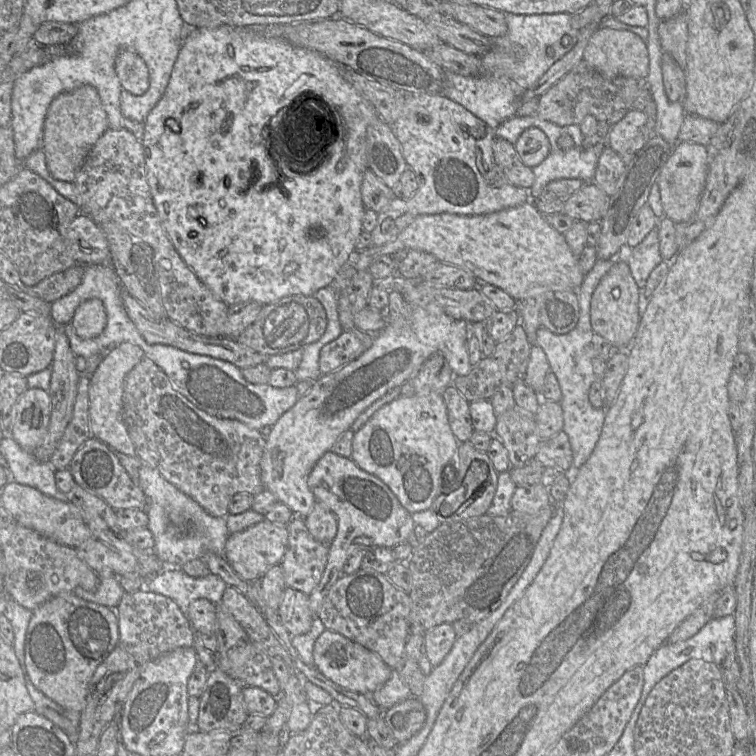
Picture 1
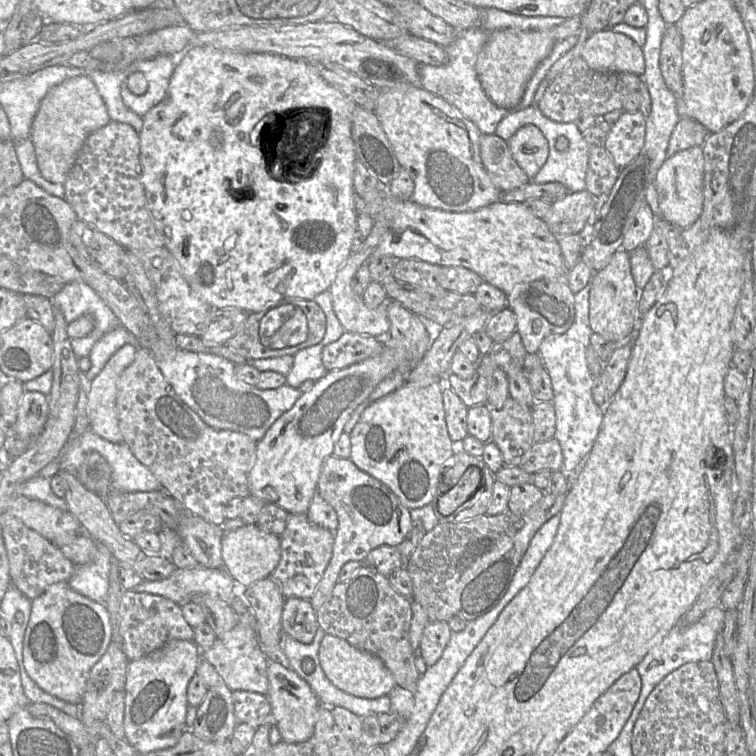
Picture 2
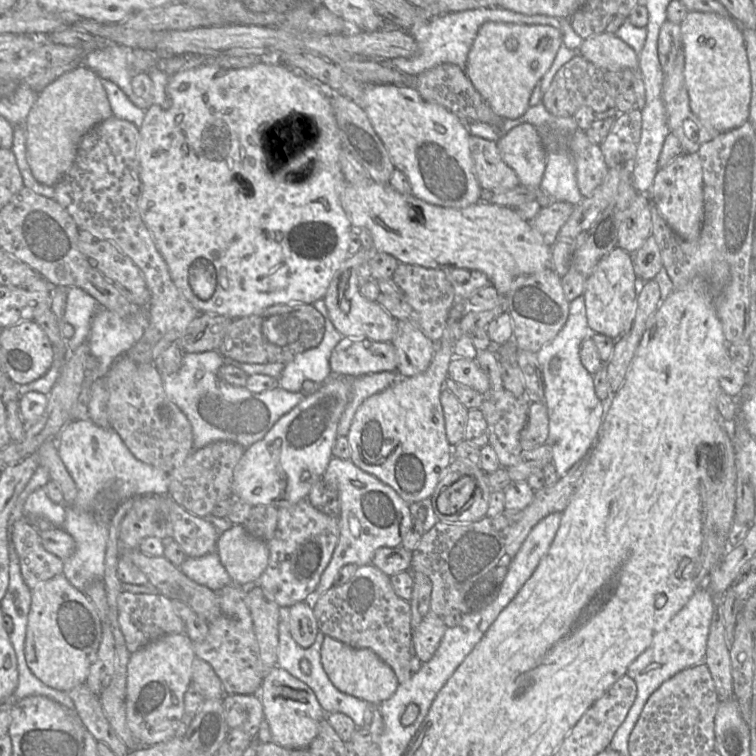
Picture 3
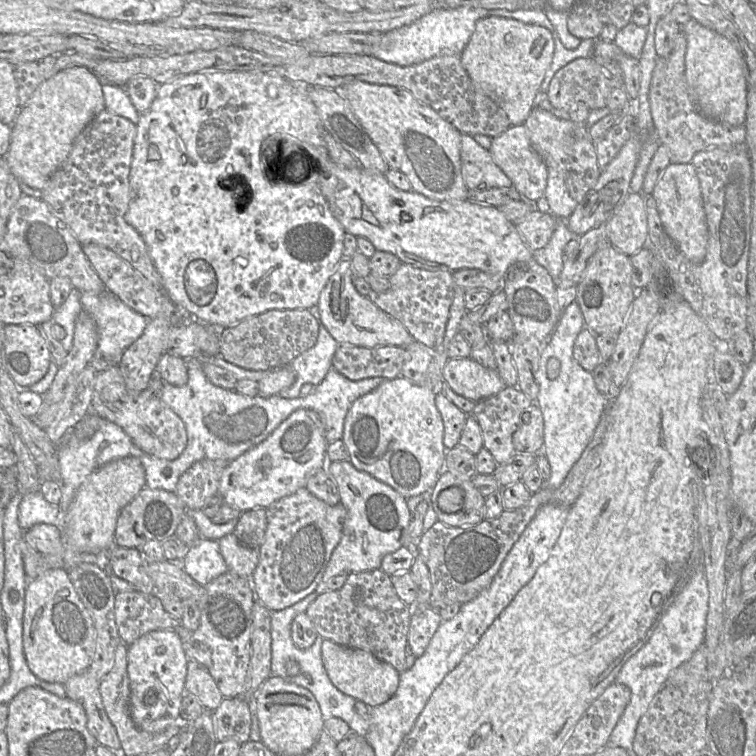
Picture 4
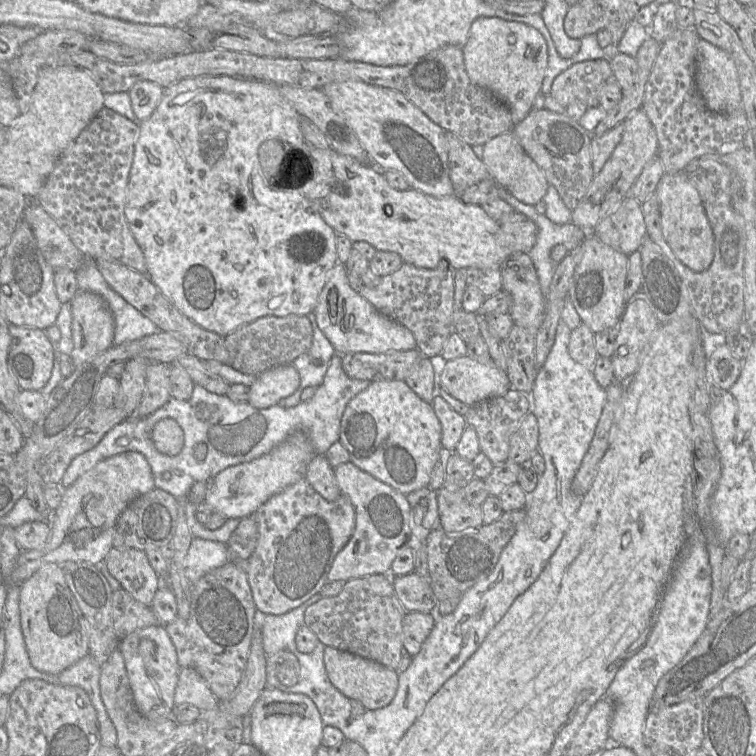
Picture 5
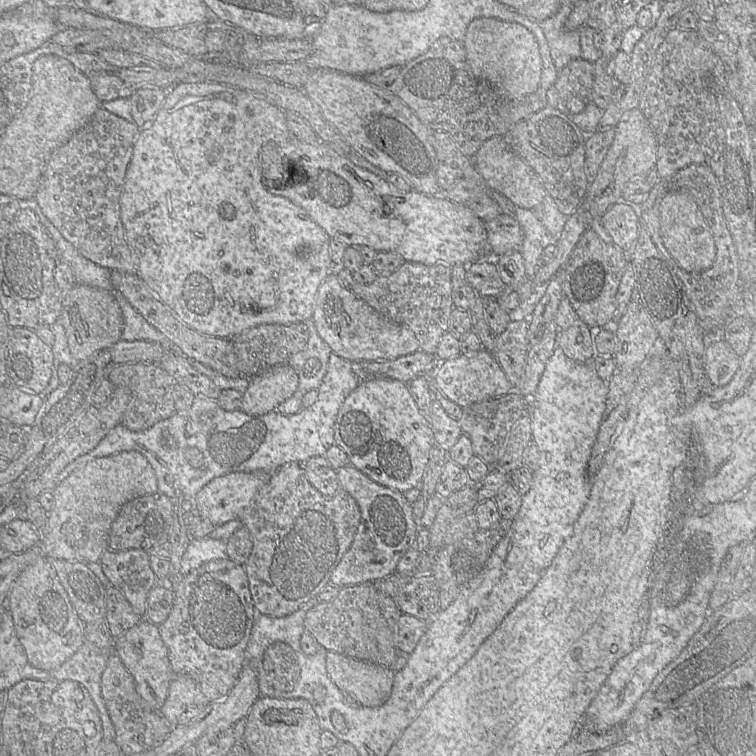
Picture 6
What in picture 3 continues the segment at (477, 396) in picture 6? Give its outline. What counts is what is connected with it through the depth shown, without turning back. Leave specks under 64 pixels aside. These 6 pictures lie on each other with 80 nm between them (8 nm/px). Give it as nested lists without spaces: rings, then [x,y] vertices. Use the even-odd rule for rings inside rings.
[[[454,356],[448,367],[448,377],[483,395],[490,390],[488,377],[475,360]]]

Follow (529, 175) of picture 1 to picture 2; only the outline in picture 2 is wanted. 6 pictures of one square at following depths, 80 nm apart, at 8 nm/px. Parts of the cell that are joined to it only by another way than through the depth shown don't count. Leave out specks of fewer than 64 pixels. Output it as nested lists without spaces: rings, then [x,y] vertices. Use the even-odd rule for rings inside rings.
[[[495,134],[481,135],[480,158],[492,184],[500,191],[511,191],[531,181],[514,160],[508,143]]]

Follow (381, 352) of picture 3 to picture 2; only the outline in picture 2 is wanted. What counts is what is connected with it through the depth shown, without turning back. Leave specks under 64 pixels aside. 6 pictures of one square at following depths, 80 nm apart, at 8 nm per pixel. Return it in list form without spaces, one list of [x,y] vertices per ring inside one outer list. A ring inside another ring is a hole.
[[[345,331],[337,341],[323,348],[321,358],[327,371],[340,370],[368,358],[378,356],[383,349],[384,339]]]

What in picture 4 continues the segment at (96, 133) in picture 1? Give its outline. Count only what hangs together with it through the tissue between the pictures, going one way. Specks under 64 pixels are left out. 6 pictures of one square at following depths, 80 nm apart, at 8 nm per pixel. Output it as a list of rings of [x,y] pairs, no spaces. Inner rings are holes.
[[[86,67],[65,68],[42,82],[12,125],[8,151],[2,158],[19,182],[42,190],[68,158],[76,138],[104,109],[102,84]]]

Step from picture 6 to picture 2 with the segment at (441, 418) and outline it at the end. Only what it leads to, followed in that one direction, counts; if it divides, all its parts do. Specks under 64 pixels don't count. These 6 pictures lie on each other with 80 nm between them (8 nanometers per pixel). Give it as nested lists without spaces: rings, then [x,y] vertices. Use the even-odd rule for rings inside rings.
[[[443,384],[442,397],[449,437],[454,443],[461,443],[462,440],[468,435],[468,407],[446,384]]]

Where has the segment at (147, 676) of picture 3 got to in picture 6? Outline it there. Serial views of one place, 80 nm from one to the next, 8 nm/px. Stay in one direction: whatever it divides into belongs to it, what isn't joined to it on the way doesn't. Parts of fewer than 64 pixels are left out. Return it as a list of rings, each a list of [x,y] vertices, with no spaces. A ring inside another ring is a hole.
[[[142,619],[134,627],[115,640],[114,653],[118,655],[123,665],[132,676],[137,692],[143,701],[152,709],[159,711],[167,698],[170,683],[175,676],[170,666],[167,648],[160,635],[159,626]]]

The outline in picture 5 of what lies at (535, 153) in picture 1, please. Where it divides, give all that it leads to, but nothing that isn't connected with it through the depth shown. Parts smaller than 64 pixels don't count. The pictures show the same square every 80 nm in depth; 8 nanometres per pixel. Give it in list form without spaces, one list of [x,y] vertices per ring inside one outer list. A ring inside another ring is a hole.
[[[512,131],[500,134],[486,142],[483,145],[481,160],[491,178],[519,201],[534,206],[544,198],[549,186],[545,174],[524,151]]]

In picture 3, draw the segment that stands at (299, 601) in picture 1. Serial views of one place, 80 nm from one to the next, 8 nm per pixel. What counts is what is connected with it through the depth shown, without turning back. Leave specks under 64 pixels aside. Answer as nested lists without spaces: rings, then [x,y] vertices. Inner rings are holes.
[[[307,601],[297,602],[288,608],[289,631],[303,648],[310,647],[319,631],[313,609]]]

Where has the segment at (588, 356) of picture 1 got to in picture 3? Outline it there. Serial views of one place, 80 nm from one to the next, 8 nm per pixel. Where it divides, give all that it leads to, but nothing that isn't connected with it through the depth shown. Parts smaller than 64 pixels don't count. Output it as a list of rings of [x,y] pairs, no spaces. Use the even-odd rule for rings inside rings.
[[[580,295],[570,302],[568,319],[563,328],[537,352],[544,381],[543,403],[549,419],[546,444],[552,449],[552,464],[559,478],[564,477],[572,465],[594,447],[603,422],[603,405],[595,393],[593,375],[587,371],[580,359],[581,343],[589,336],[591,330],[587,322],[585,301],[583,295]],[[553,357],[561,360],[560,369],[555,374],[549,366]]]

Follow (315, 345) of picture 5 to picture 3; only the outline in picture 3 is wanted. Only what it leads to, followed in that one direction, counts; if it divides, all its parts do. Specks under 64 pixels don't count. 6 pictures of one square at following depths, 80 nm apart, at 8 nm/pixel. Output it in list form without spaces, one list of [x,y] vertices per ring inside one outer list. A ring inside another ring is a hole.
[[[324,299],[317,300],[313,305],[324,318],[324,336],[318,346],[297,354],[285,364],[278,387],[289,392],[301,392],[305,380],[321,385],[331,377],[329,359],[333,349],[343,338],[329,318]]]

